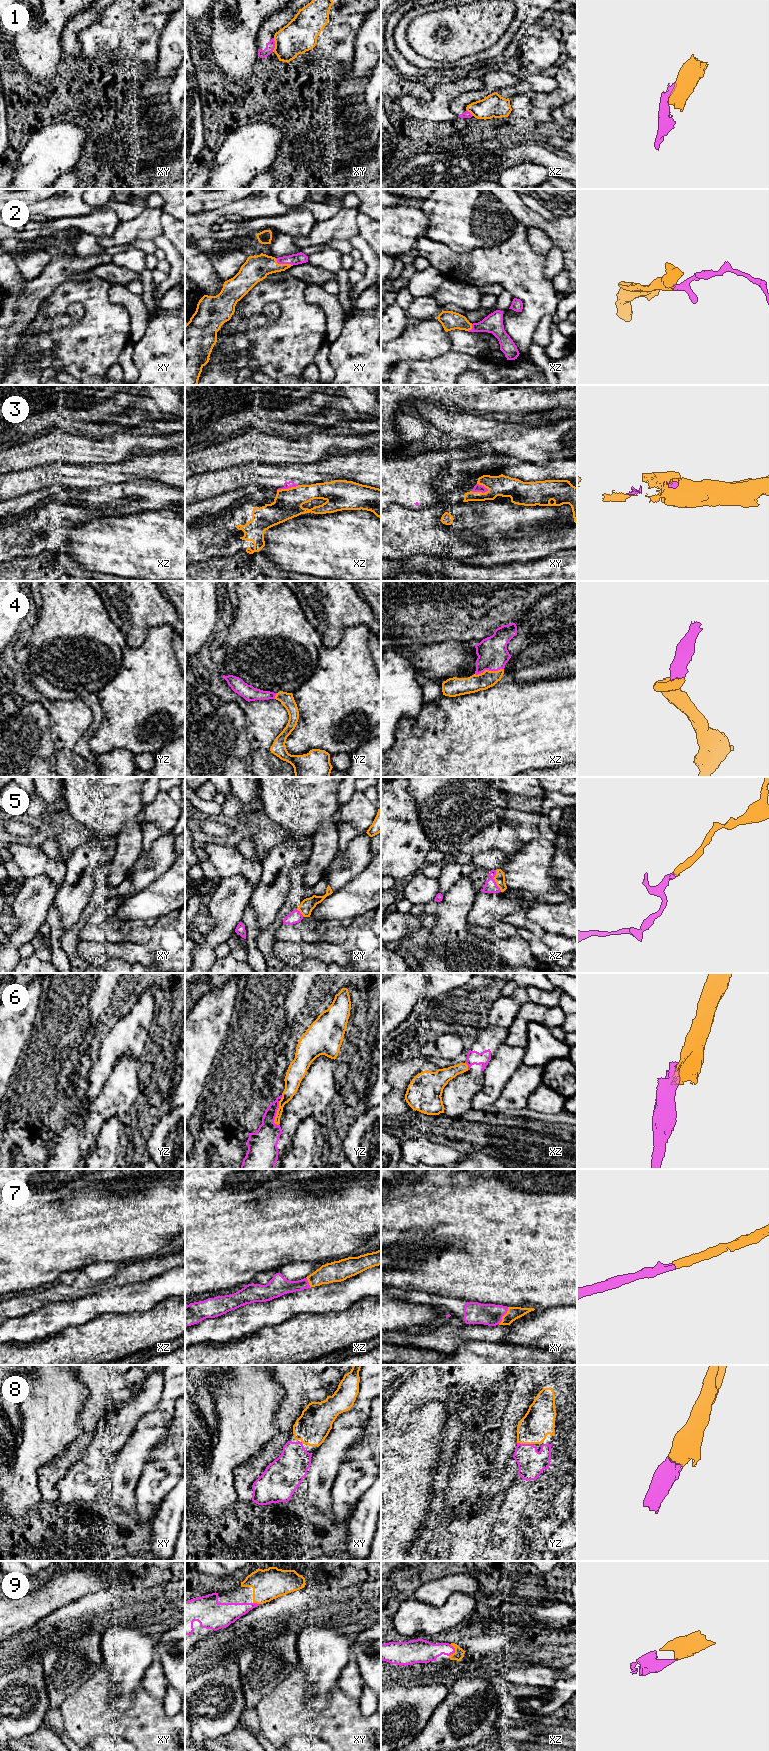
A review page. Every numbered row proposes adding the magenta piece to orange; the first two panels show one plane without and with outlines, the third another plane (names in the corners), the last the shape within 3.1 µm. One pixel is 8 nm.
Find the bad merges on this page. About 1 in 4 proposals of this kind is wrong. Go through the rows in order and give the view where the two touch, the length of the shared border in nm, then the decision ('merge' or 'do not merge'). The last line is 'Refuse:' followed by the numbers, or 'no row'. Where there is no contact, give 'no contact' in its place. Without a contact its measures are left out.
1: contact in xy; length 110 nm; do not merge
2: contact in xy; length 160 nm; merge
3: contact in xy; length 140 nm; do not merge
4: contact in xz; length 240 nm; merge
5: contact in xz; length 180 nm; merge
6: contact in yz; length 200 nm; do not merge
7: contact in xy; length 160 nm; merge
8: contact in yz; length 130 nm; merge
9: contact in xz; length 110 nm; merge
Refuse: 1, 3, 6

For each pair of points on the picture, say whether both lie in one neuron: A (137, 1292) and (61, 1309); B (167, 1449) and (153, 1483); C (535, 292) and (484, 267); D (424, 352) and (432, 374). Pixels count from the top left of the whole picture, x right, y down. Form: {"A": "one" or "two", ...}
{"A": "one", "B": "one", "C": "one", "D": "two"}

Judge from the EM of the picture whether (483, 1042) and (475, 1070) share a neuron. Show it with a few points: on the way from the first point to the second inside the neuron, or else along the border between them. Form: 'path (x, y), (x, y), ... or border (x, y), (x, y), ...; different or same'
path (483, 1049), (476, 1063); same

